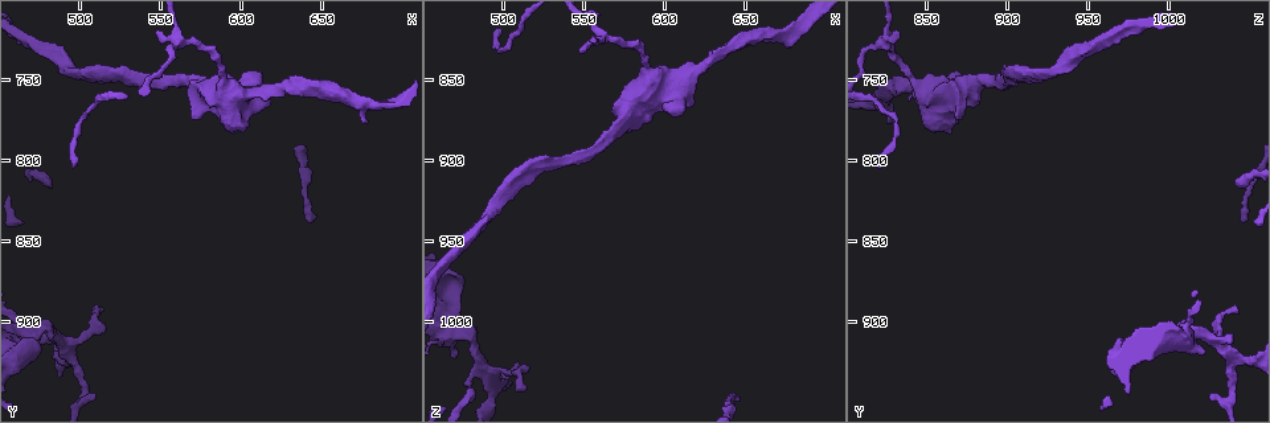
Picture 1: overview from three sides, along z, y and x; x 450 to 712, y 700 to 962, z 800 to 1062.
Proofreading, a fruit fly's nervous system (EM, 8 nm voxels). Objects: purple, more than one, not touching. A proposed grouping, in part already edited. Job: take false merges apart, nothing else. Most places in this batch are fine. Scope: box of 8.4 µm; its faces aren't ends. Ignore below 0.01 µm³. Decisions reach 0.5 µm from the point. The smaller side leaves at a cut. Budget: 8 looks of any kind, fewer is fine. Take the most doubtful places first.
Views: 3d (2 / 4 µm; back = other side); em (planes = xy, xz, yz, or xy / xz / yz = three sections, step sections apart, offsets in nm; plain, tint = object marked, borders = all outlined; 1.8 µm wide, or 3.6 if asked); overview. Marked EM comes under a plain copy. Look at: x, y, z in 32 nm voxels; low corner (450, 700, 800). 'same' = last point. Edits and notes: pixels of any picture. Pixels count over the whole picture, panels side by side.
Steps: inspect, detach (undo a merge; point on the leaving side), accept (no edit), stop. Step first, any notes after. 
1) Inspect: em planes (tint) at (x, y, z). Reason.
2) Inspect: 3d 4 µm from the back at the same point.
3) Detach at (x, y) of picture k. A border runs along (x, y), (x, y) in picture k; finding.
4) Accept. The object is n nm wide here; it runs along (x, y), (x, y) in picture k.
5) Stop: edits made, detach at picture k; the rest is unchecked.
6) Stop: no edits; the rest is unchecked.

Inspect: 3d 4 µm at (470, 922, 976). Abrupt turn.

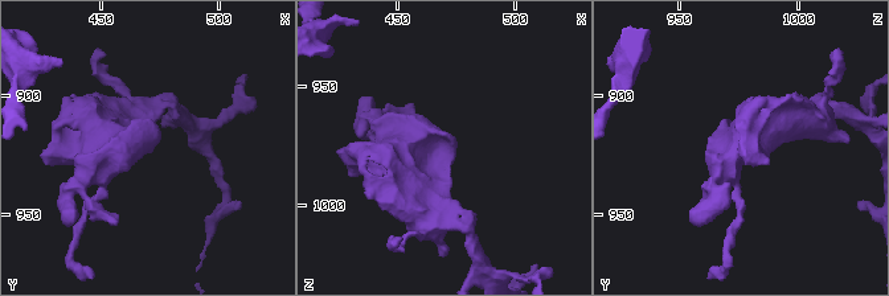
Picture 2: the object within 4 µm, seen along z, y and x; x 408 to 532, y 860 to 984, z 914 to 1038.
Inspect: em 3.6 µm planes (tint) at (468, 921, 978). Need the tissue.

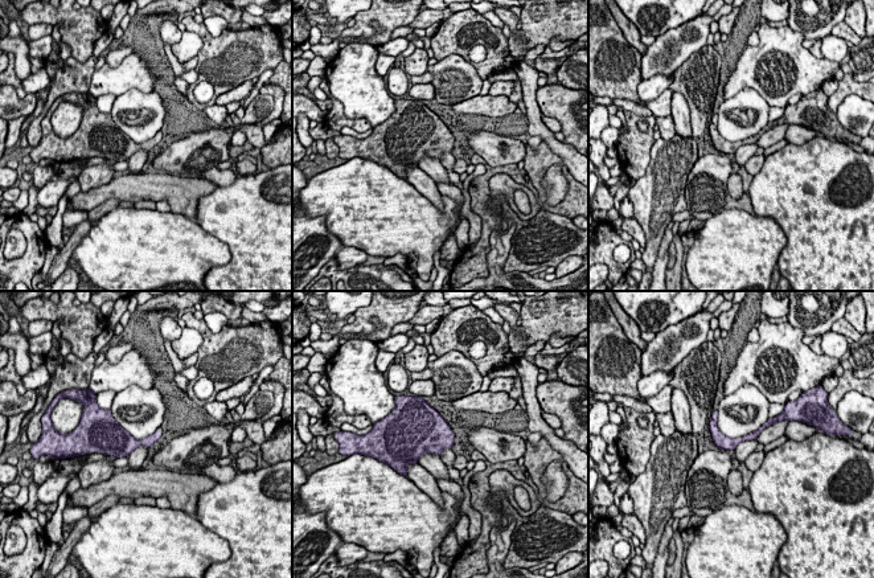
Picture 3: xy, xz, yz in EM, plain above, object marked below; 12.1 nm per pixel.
Accept. All the same neuron.

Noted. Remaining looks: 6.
Inspect: 3d 4 µm at (562, 728, 826). Branch point.

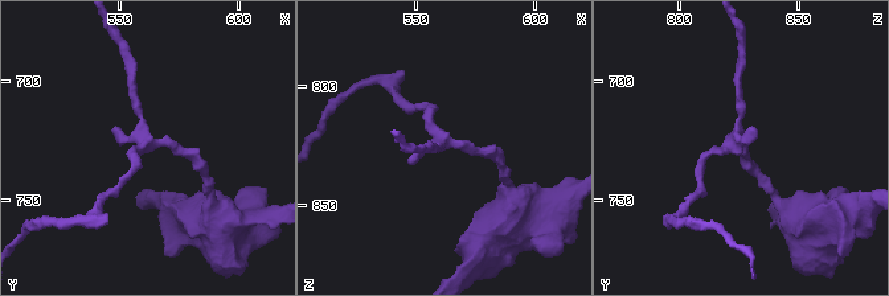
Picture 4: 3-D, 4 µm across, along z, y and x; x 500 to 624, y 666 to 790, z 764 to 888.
Inspect: em 3.6 µm xz step 4 (tint) at (561, 727, 825).

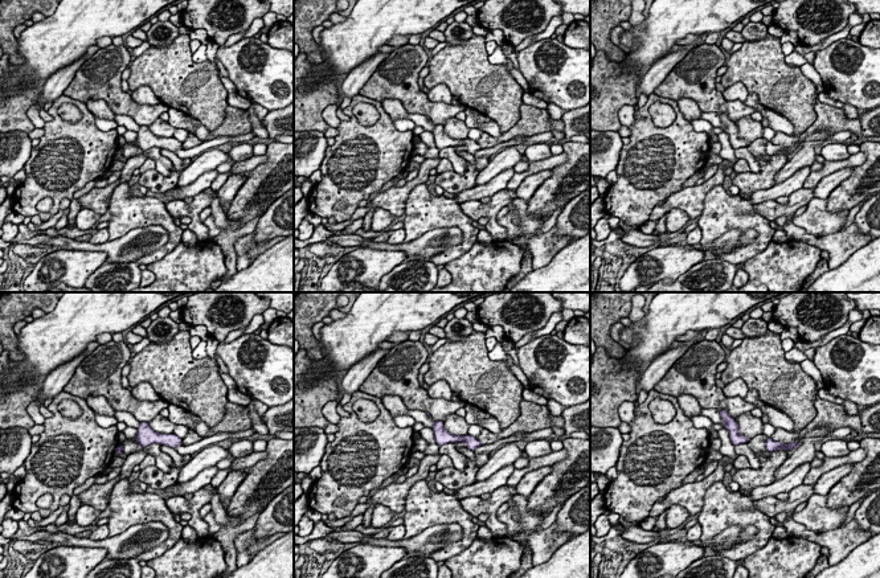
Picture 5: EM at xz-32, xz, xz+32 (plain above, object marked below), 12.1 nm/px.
Accept. The object is 160 nm wide here; continuous, no second neuron.

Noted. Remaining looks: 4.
Inspect: 3d 4 µm at (572, 754, 876). Sudden change in width.

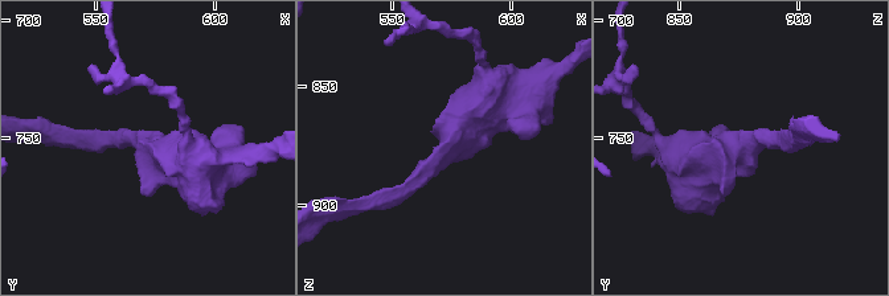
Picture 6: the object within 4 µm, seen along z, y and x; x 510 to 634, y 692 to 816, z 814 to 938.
Inspect: em yz step 4 (tint) at (573, 754, 876). The arms are 200, 600 nm wide; shape alone is not enough.

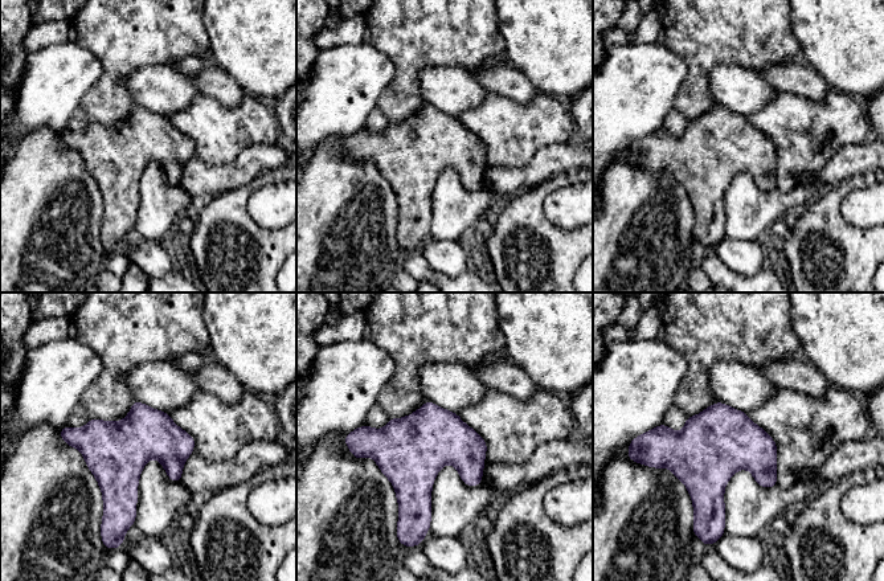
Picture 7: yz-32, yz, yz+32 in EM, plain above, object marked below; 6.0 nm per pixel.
Inspect: em xz step 16 (tint) at the same point.

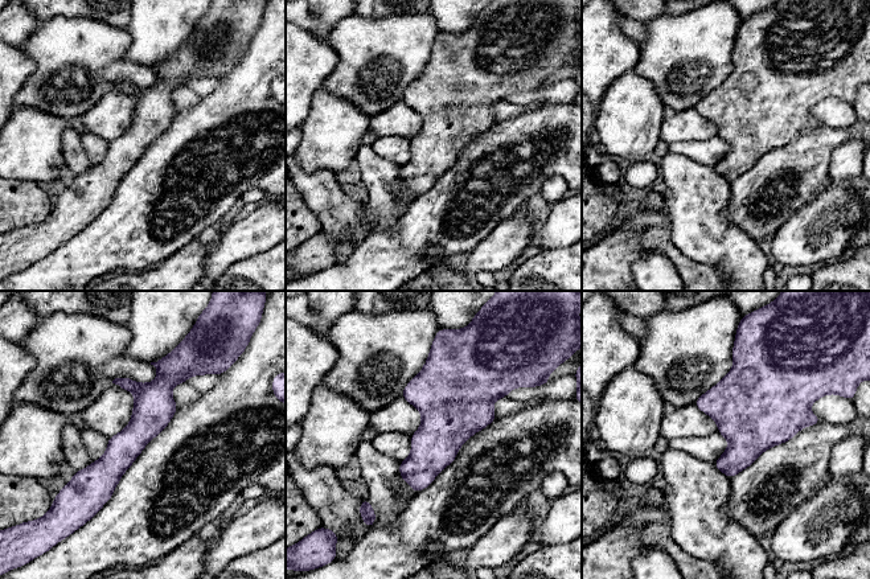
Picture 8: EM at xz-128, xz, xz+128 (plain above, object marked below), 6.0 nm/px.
Accept. Continuous, no second neuron.

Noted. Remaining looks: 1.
Stop: no edits; the rest is unchecked.

